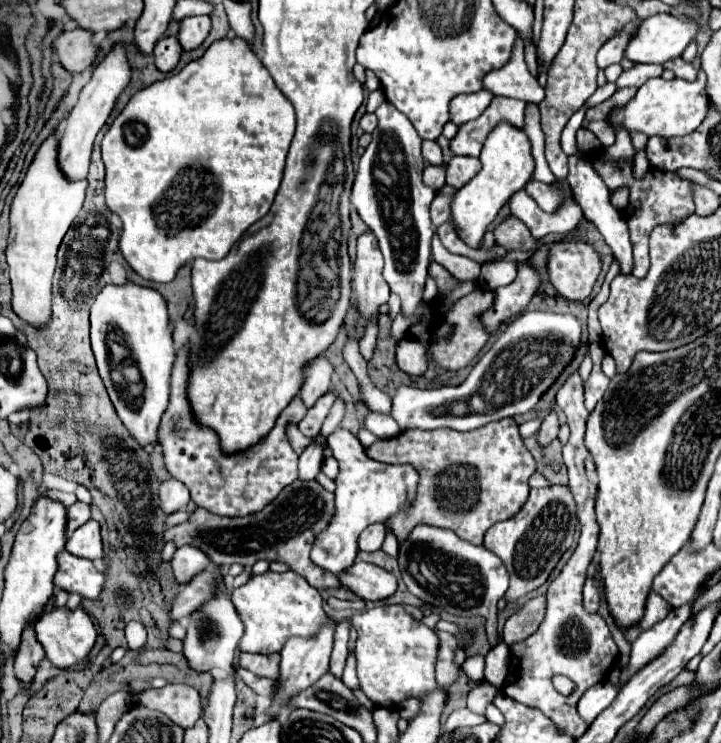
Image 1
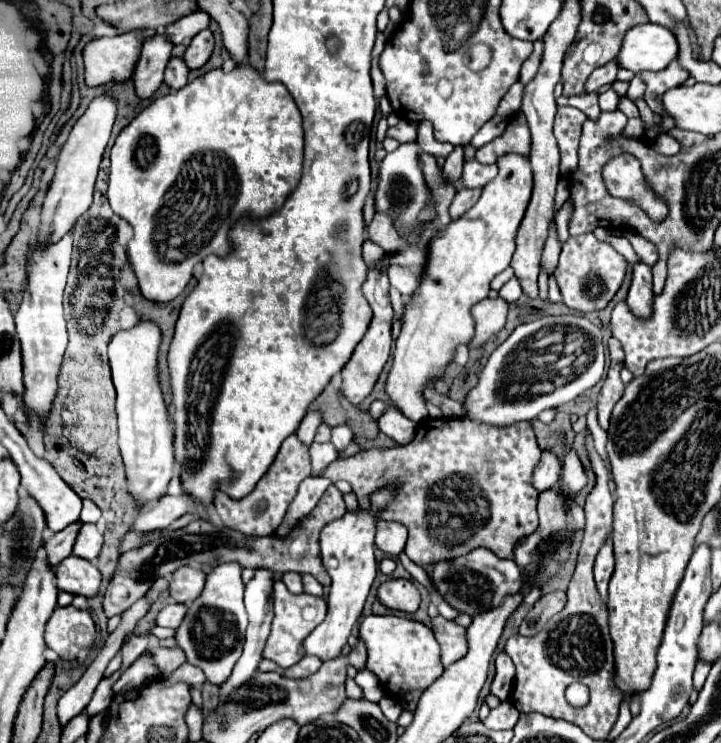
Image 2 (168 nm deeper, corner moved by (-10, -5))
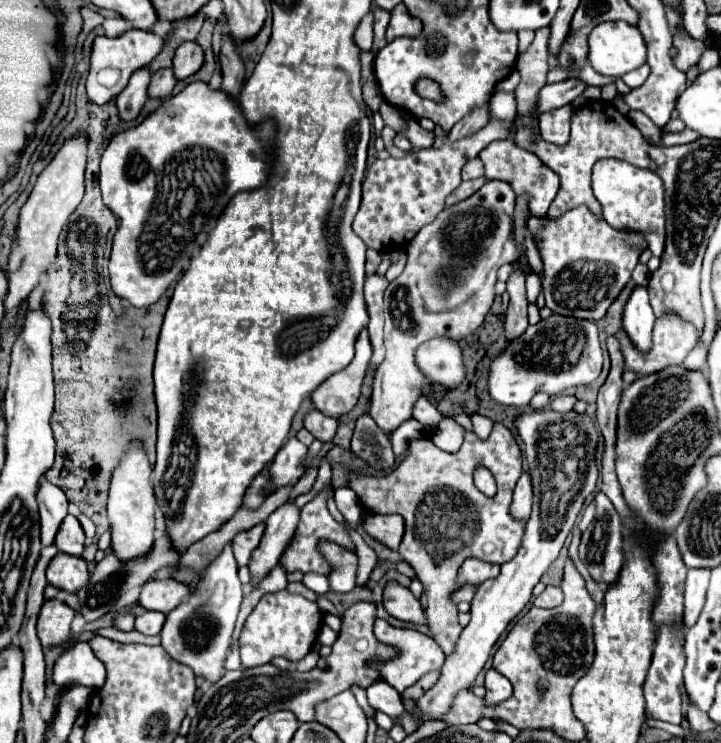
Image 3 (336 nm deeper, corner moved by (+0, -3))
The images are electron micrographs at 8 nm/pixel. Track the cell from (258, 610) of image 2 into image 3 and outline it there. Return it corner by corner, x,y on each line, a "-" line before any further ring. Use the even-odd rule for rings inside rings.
284,503
278,507
266,521
266,531
260,541
260,547
254,551
250,561
250,573
252,573
252,585
256,587
280,561
280,555
284,553
284,547
288,539
294,535
298,527
300,511
292,503

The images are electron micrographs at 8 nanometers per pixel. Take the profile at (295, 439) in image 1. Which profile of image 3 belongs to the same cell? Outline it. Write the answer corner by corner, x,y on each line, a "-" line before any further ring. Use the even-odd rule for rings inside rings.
496,423
486,441
480,441
476,437
476,433
466,433
464,445
458,453
446,453
446,451
438,449
430,439
418,439
418,441
412,441
408,455
390,475
352,477
350,479
350,487
356,491
360,503
364,505
366,511
370,511
370,513
398,513
404,517
406,533
404,533
404,539
402,539
398,551
400,551
402,559
416,571
416,577
424,585
424,593
422,593
420,601
422,601
422,607
424,607
426,617
428,617
428,627
432,631
434,641
442,647
442,651
446,655
450,655
454,651
456,639
460,637
460,631
462,631
462,627
458,623
458,607
452,601
452,593
462,587
460,581
456,581
460,565
468,557
476,557
476,559
486,561
486,563
502,565
502,563
510,561
520,547
526,523
510,517
512,491
514,491
520,475
522,475
522,453
518,449
512,433
504,425
-
478,465
486,467
496,479
498,493
492,499
486,497
484,493
480,493
474,485
474,469

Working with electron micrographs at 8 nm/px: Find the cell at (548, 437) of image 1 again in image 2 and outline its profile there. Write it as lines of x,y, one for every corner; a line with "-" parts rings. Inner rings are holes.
550,449
548,451
542,451
542,461
540,465
536,467
534,471
534,477
532,477
532,483
538,491
546,491
546,489
552,489
558,479
560,479
560,459
556,453
552,453

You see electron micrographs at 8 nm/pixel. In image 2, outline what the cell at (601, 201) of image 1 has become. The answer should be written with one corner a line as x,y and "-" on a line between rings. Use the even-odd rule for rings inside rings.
638,261
632,265
632,281
630,281
630,291
628,291
628,305
638,317
650,315
652,309
652,271
644,261

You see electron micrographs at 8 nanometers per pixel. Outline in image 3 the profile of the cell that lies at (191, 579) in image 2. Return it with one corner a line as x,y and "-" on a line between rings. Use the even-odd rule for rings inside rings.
172,577
158,579
158,581
148,581
148,583
142,585
138,605
142,605
148,611
170,613
184,599
188,599
188,593
190,593
190,587
172,579

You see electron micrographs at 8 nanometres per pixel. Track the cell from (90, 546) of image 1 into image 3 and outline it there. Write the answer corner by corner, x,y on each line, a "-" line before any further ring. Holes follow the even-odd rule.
66,515
58,533
56,533
56,547
68,555
82,555
84,551
84,531
74,515

